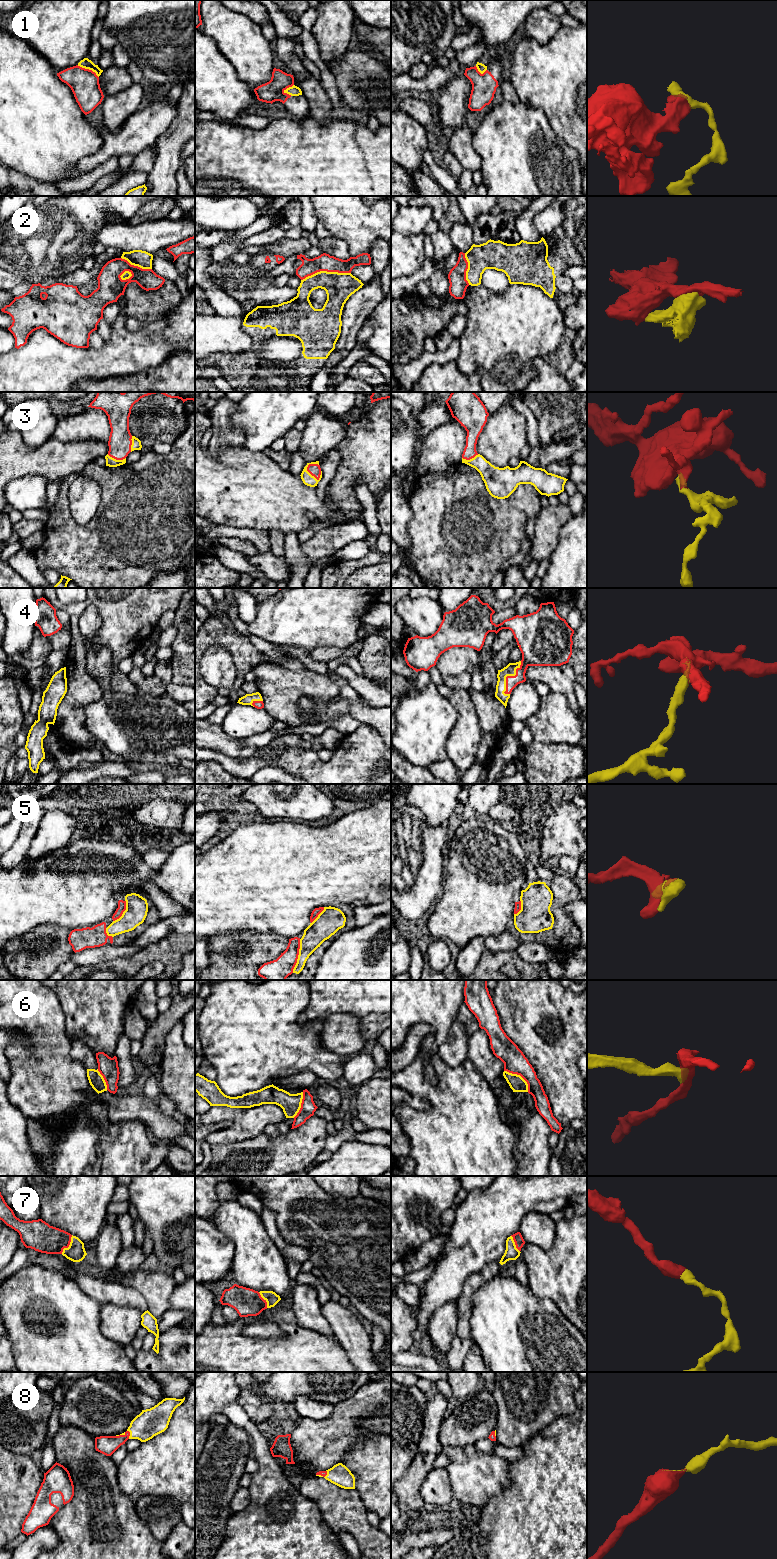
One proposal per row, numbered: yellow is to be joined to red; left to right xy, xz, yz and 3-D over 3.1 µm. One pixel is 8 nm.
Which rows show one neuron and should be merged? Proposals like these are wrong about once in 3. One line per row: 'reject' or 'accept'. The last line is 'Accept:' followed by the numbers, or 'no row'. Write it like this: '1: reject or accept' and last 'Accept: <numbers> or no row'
1: reject
2: reject
3: accept
4: accept
5: reject
6: reject
7: accept
8: accept
Accept: 3, 4, 7, 8

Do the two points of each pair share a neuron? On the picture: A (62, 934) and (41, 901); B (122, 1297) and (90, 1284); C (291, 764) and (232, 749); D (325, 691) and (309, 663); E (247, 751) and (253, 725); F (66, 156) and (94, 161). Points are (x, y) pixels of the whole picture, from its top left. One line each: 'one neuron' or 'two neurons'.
A: two neurons
B: one neuron
C: two neurons
D: two neurons
E: two neurons
F: two neurons

